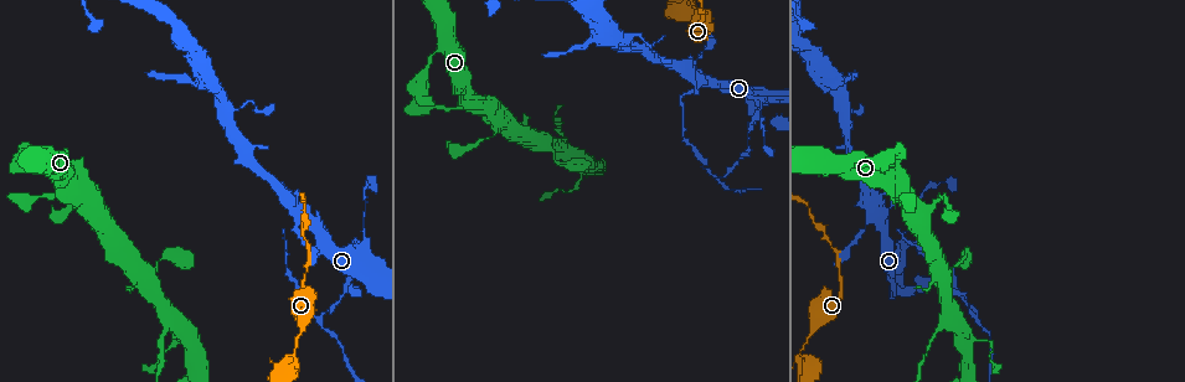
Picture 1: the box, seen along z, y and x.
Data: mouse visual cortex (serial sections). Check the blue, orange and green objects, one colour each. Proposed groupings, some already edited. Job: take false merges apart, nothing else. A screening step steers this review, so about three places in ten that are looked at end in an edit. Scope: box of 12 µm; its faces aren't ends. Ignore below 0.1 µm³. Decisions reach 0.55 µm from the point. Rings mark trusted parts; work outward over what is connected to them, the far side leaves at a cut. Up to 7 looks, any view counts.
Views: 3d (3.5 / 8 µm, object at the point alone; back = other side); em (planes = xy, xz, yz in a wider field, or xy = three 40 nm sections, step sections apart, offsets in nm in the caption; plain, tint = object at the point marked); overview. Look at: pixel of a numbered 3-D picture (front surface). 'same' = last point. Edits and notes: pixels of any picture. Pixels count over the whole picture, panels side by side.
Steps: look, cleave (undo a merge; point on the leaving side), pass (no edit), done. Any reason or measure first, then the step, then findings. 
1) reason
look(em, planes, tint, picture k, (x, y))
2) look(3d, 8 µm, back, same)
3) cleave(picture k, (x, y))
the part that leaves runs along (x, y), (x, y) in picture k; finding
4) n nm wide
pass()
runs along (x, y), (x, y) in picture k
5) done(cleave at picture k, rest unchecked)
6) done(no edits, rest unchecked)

branch point
look(3d, 8 µm, back, picture 1, (551, 148))

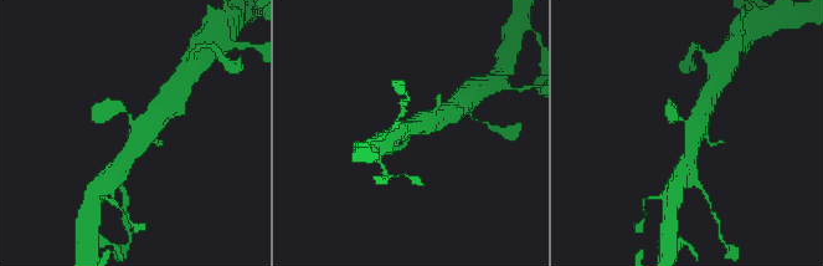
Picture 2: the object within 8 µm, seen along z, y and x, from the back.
look(em, xy, step 5, tint, picture 2, (690, 126))

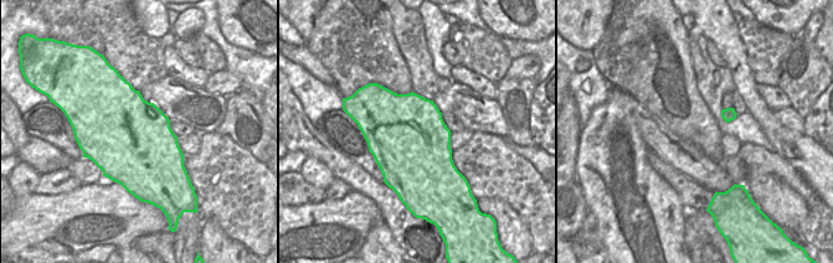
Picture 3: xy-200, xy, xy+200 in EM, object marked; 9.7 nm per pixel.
pass()
runs along (166, 107), (139, 134), (123, 163) in picture 2; continuous, no second cell

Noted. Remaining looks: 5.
look(em, xy, step 2, tint, picture 1, (747, 136))

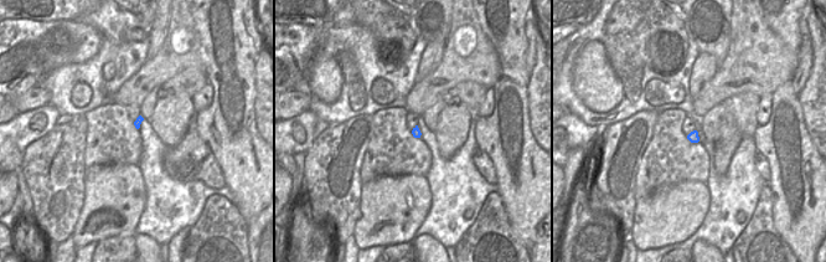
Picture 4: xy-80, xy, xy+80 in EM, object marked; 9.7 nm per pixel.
see where the arms go
look(3d, 3.5 µm, same)

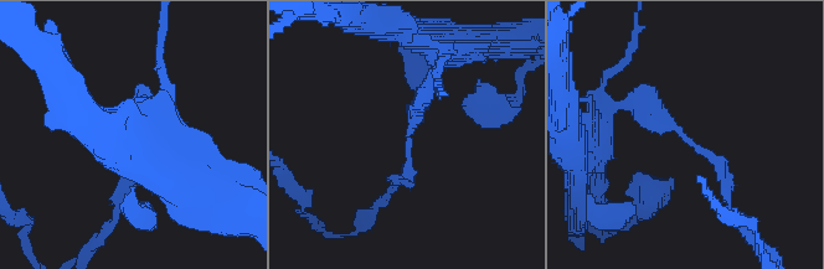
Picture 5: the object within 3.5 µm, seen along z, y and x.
arms of 150, 200 nm
cleave(picture 5, (405, 174))
the part that leaves runs along (408, 140), (408, 177), (385, 200) in picture 5; a second cell is stuck on

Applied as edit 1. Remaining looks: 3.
done(cleave at picture 5, rest unchecked)

